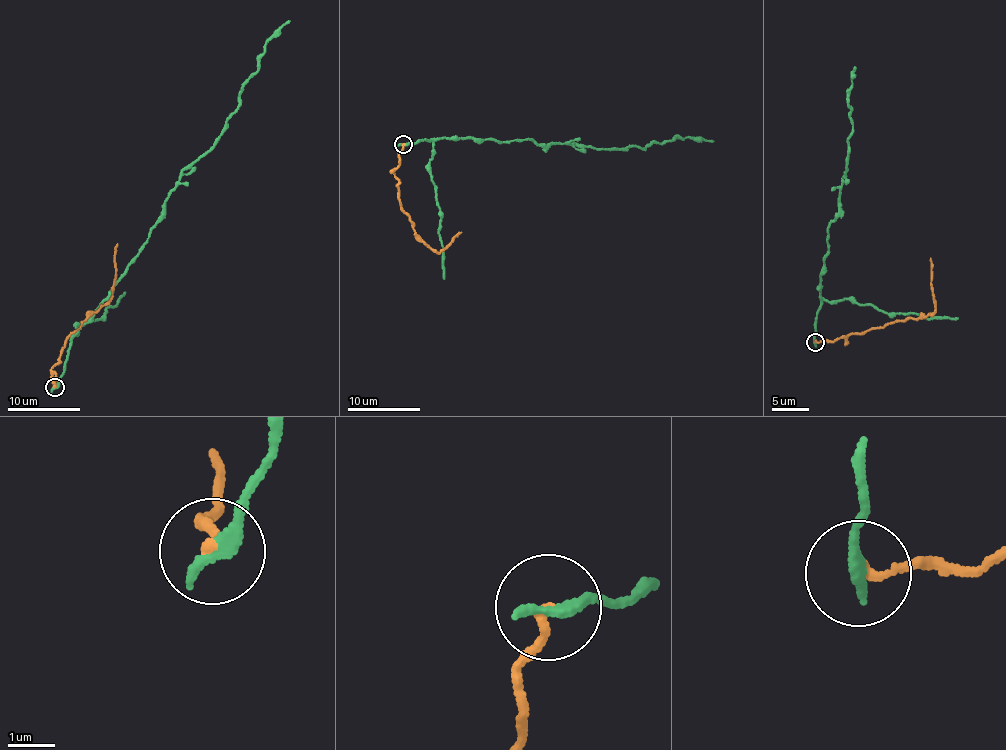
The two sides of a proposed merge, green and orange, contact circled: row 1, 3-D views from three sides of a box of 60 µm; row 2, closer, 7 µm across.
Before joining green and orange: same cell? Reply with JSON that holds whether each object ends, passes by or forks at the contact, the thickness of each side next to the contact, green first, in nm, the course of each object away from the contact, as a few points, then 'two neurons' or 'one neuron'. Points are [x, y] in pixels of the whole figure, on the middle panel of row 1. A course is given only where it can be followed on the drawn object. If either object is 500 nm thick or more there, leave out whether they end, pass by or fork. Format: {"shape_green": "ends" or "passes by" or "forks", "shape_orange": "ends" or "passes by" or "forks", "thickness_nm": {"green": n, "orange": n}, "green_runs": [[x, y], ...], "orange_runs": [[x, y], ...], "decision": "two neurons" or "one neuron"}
{"shape_green": "ends", "shape_orange": "ends", "thickness_nm": {"green": 320, "orange": 200}, "green_runs": [[403, 144], [467, 136], [619, 150], [674, 136], [713, 140]], "orange_runs": [[403, 144], [400, 162], [392, 174], [399, 181], [401, 208], [410, 217], [415, 236], [439, 253], [461, 232]], "decision": "two neurons"}

